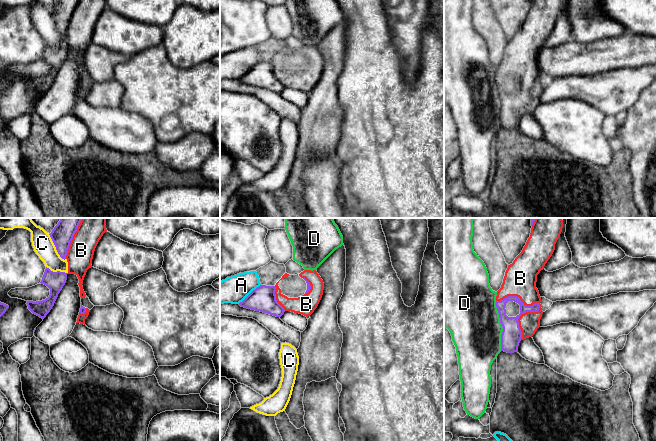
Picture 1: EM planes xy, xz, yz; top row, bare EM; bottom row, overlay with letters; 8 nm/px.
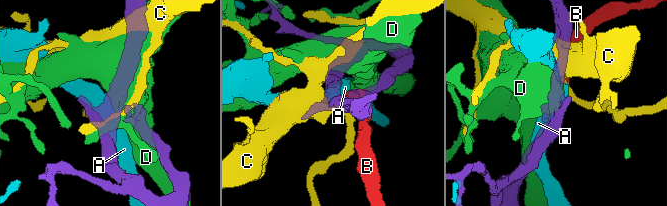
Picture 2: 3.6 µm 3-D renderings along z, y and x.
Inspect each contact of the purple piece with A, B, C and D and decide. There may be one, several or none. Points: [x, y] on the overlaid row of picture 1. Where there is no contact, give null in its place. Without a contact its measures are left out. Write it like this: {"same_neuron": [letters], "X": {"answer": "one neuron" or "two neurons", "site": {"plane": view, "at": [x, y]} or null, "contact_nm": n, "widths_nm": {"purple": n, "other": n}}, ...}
{"same_neuron": ["B"], "A": {"answer": "two neurons", "site": {"plane": "xz", "at": [250, 293]}, "contact_nm": 240, "widths_nm": {"purple": 200, "other": 220}}, "B": {"answer": "one neuron", "site": {"plane": "yz", "at": [539, 307]}, "contact_nm": 380, "widths_nm": {"purple": 100, "other": 240}}, "C": {"answer": "two neurons", "site": {"plane": "xy", "at": [55, 246]}, "contact_nm": 260, "widths_nm": {"purple": 170, "other": 160}}, "D": {"answer": "two neurons", "site": {"plane": "yz", "at": [502, 326]}, "contact_nm": 400, "widths_nm": {"purple": 160, "other": 420}}}

